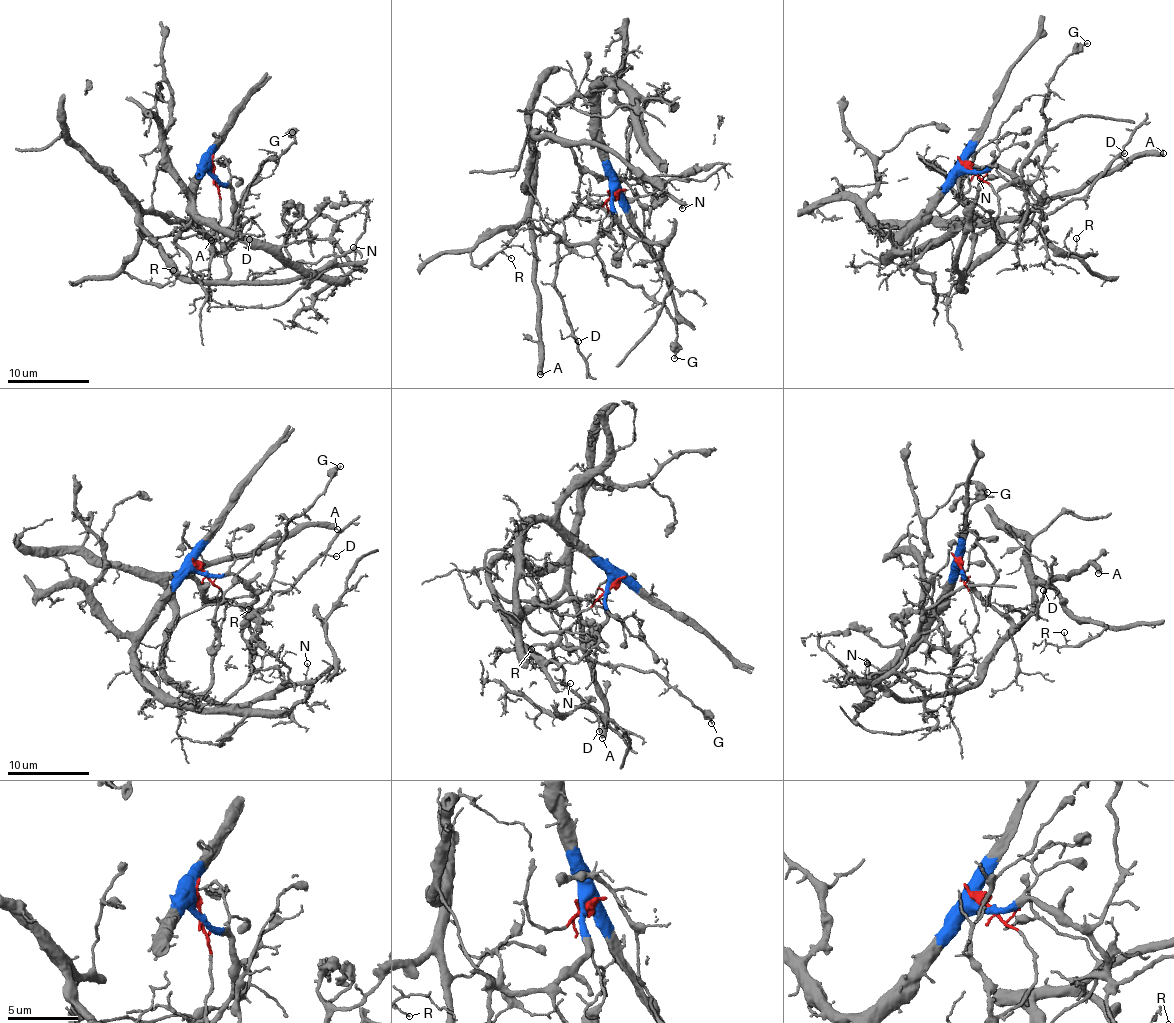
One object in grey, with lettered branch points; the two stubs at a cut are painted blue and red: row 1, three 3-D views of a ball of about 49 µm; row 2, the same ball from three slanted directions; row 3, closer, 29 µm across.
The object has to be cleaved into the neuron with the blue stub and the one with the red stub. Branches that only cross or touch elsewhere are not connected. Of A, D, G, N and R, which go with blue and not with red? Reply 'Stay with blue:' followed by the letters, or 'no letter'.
Stay with blue: D, G

